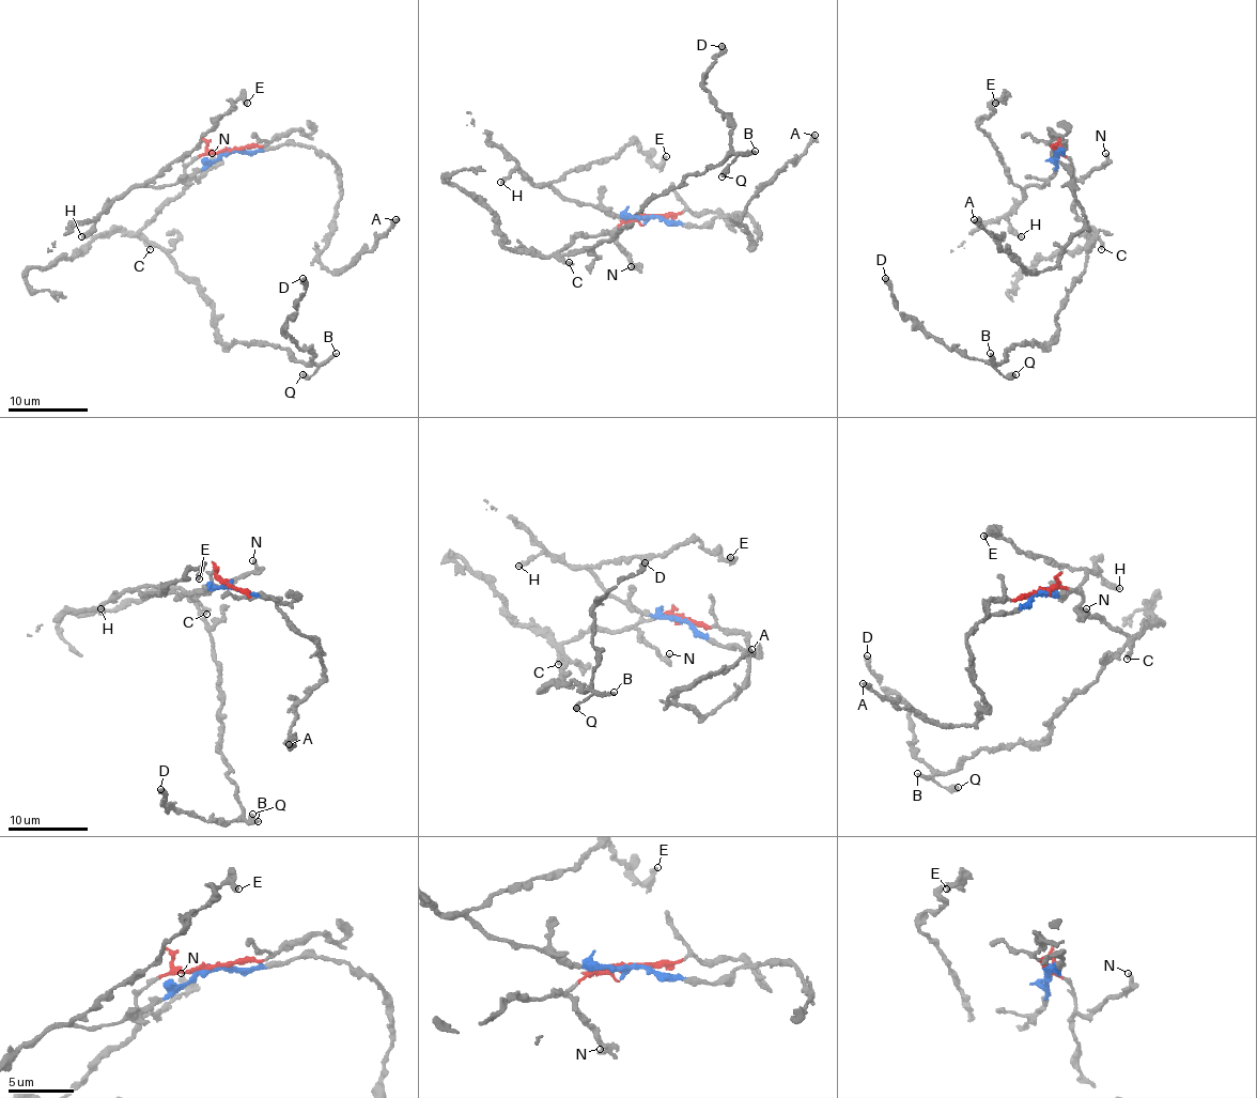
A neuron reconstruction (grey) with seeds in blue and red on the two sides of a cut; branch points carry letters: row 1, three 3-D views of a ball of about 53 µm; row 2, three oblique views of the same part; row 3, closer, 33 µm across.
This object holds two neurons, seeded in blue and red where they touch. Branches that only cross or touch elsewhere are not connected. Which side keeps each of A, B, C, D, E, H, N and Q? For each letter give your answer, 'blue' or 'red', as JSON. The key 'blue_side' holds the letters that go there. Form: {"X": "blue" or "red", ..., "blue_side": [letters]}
{"A": "blue", "B": "red", "C": "red", "D": "red", "E": "blue", "H": "blue", "N": "red", "Q": "red", "blue_side": ["A", "E", "H"]}

